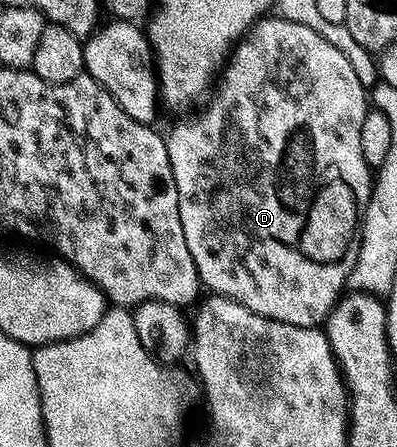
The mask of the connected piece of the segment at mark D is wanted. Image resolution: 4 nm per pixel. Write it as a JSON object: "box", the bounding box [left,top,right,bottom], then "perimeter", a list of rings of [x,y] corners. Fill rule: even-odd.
{"box":[166,17,374,327],"perimeter":[[[261,17],[251,31],[233,46],[232,54],[228,56],[227,64],[215,84],[214,94],[207,103],[208,108],[201,115],[182,120],[166,135],[174,185],[178,189],[182,233],[186,233],[186,249],[190,249],[190,257],[194,257],[201,284],[209,292],[238,301],[246,305],[246,309],[267,319],[299,327],[320,327],[348,287],[348,278],[358,261],[364,210],[372,195],[374,175],[362,157],[362,121],[370,109],[369,92],[358,81],[350,62],[334,45],[326,41],[326,37],[297,21]]]}

